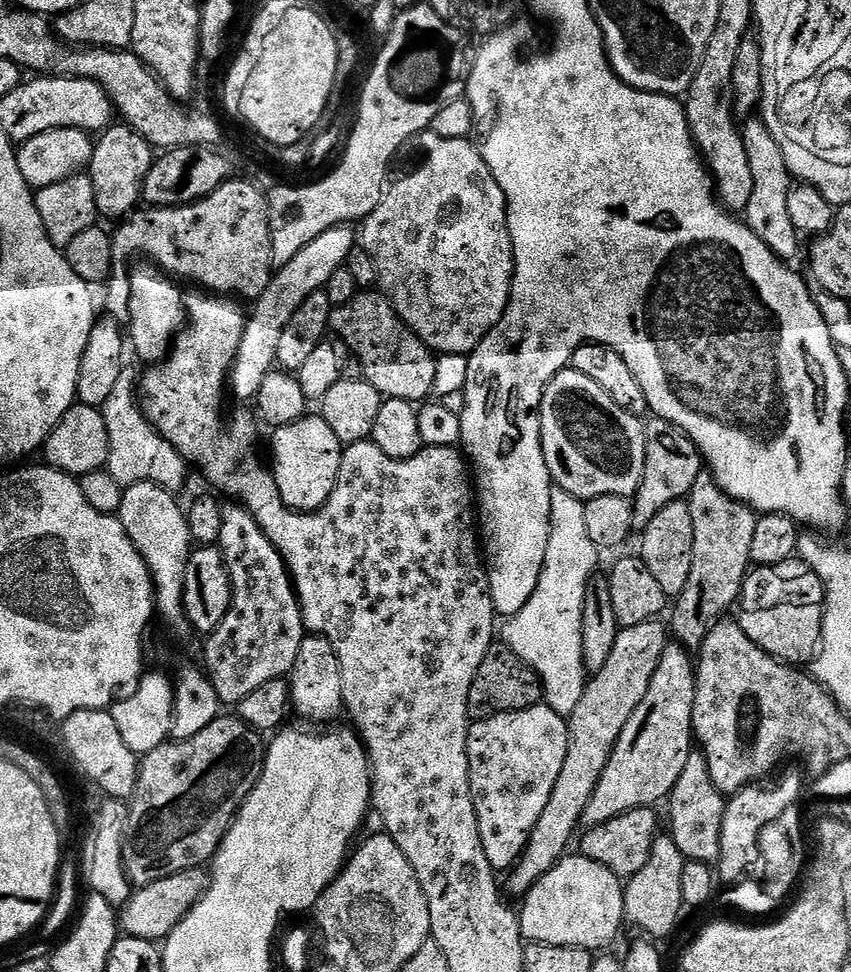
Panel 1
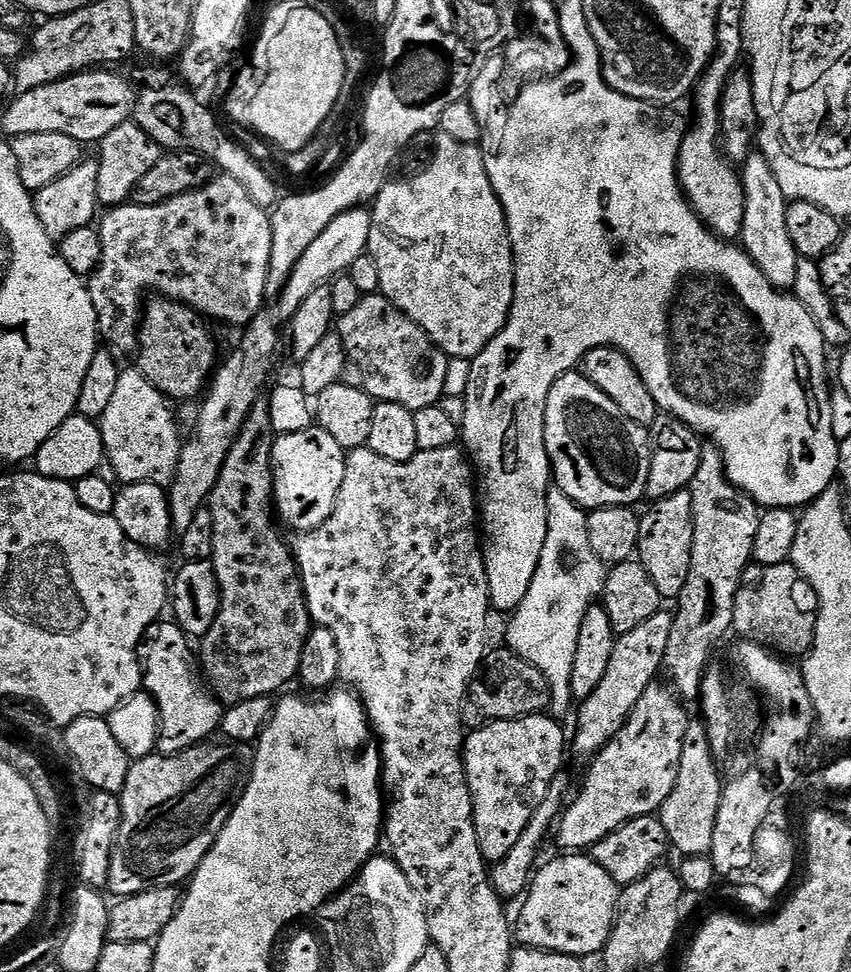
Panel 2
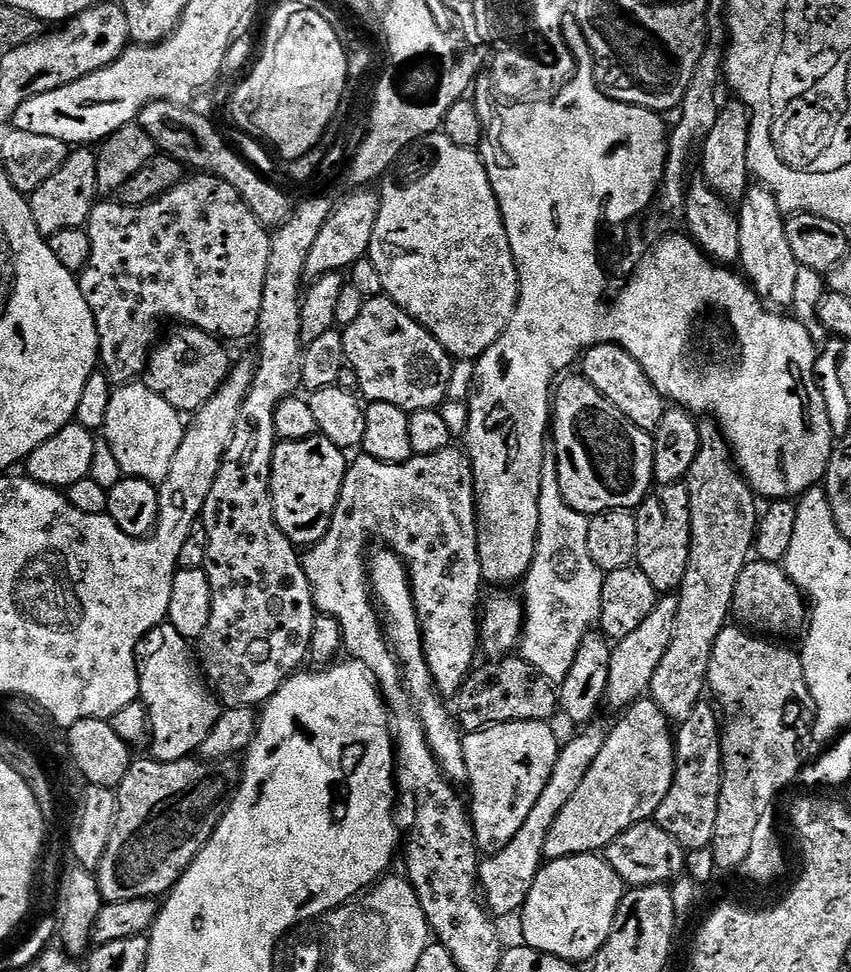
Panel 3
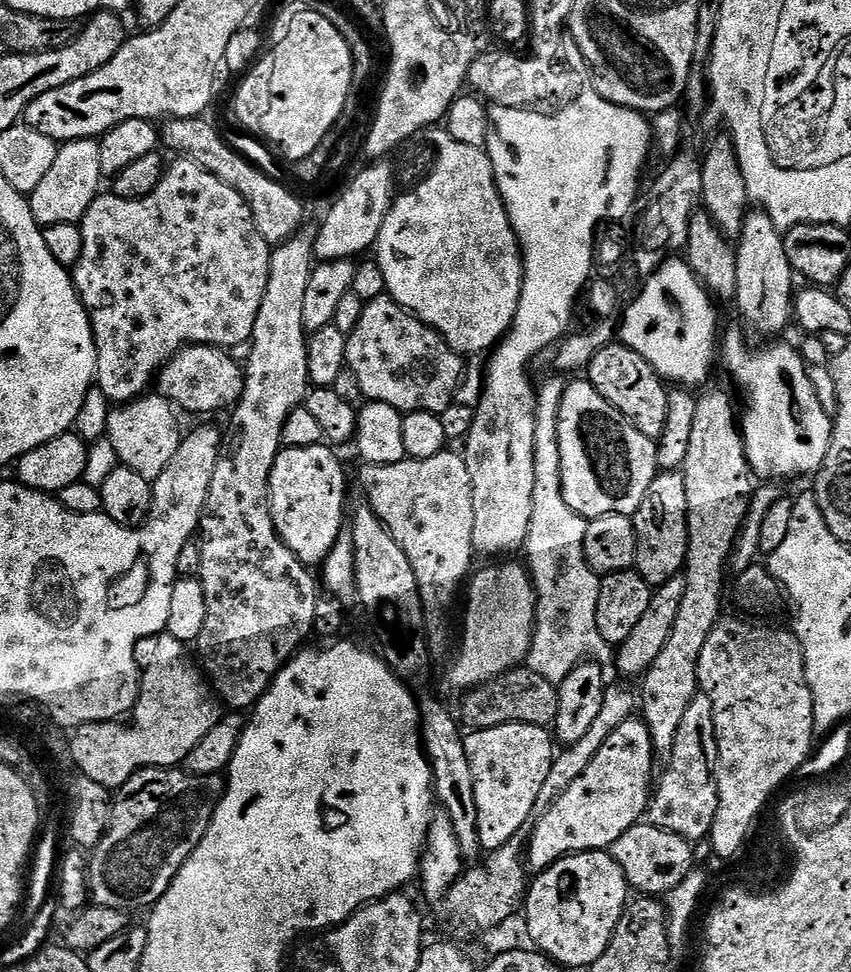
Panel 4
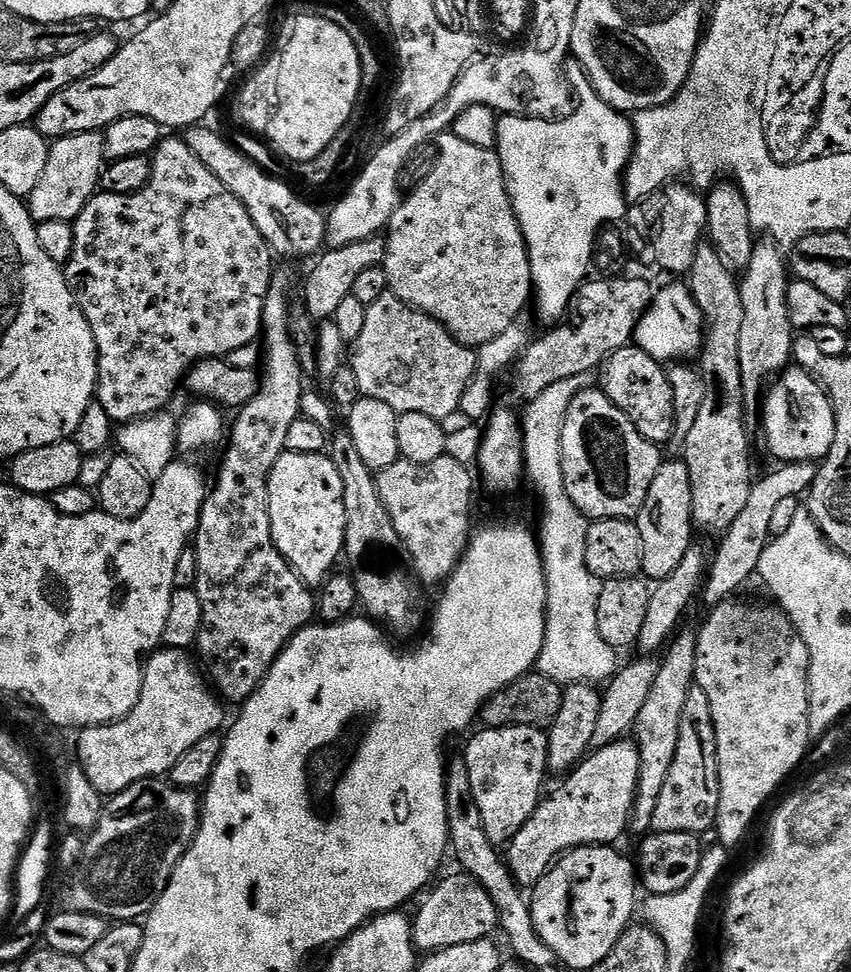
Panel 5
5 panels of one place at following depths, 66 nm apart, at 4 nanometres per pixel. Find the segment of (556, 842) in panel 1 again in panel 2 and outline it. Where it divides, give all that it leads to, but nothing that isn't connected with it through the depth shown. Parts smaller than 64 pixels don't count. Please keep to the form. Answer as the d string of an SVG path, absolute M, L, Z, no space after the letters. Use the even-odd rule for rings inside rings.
M661 610L654 618L646 618L642 626L630 630L617 639L614 654L610 658L610 666L602 682L598 682L598 690L590 694L590 698L579 701L580 713L576 716L576 748L587 758L595 757L622 730L628 716L634 710L638 698L653 687L655 678L664 668L666 646L670 646L670 630L673 613Z

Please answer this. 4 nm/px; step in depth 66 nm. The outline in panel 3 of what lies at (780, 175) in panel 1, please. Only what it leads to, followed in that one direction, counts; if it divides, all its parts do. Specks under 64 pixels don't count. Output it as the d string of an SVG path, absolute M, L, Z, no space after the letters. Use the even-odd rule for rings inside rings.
M756 182L744 195L738 208L738 215L742 238L738 264L743 275L756 289L761 300L777 309L787 309L794 298L794 286L800 265L794 258L794 250L790 250L790 242L786 242L785 213L781 212L771 190L763 183Z

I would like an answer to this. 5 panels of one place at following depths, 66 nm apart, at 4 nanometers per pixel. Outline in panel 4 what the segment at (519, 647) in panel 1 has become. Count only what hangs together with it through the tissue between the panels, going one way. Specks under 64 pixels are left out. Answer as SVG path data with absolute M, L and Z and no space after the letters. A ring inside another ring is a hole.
M548 380L538 388L536 410L536 434L534 436L534 514L530 520L528 531L527 563L530 575L536 585L536 627L532 630L532 649L528 651L527 667L542 674L550 683L559 686L570 673L581 667L589 658L604 658L610 652L610 646L598 634L598 594L601 577L586 562L586 530L588 521L570 510L569 503L562 494L562 454L558 450L558 410L562 406L565 381Z

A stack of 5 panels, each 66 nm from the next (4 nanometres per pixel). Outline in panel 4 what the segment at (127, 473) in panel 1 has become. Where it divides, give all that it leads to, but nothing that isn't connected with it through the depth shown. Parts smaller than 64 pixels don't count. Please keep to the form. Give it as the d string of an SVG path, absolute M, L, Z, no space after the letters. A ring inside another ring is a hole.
M146 394L129 404L113 407L108 414L106 444L112 447L113 454L120 459L117 461L123 467L129 468L135 474L140 474L142 478L151 482L158 479L159 476L165 475L172 468L174 454L178 454L182 431L180 432L180 424L176 421L176 416L178 417L177 409L159 394Z

